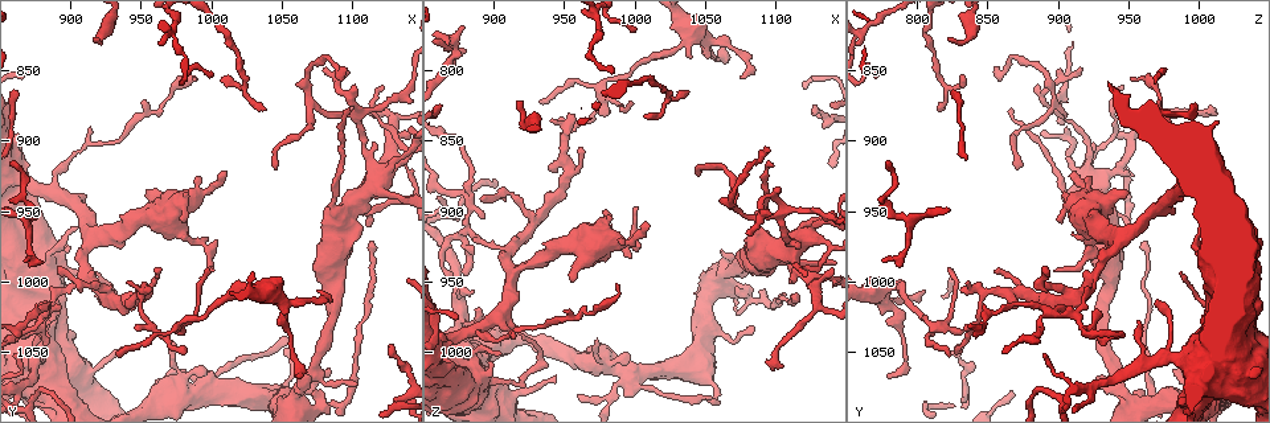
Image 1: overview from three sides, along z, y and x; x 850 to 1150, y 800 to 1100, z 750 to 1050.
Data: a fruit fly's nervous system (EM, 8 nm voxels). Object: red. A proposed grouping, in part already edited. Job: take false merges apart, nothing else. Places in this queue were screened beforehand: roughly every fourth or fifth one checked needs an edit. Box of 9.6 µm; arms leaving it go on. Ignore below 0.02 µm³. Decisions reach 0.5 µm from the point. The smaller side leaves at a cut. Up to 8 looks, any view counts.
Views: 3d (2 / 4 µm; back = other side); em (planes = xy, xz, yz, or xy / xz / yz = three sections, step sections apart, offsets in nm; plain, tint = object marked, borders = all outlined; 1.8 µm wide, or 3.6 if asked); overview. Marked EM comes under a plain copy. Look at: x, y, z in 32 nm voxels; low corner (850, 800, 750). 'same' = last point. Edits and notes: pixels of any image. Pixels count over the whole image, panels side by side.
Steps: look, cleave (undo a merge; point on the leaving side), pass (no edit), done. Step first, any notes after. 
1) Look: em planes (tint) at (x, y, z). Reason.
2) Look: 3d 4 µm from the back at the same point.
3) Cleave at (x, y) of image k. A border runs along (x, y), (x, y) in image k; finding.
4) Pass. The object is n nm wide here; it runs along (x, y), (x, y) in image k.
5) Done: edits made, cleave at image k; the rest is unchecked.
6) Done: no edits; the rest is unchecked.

Look: em planes (tint) at (1128, 892, 940). Touches itself.

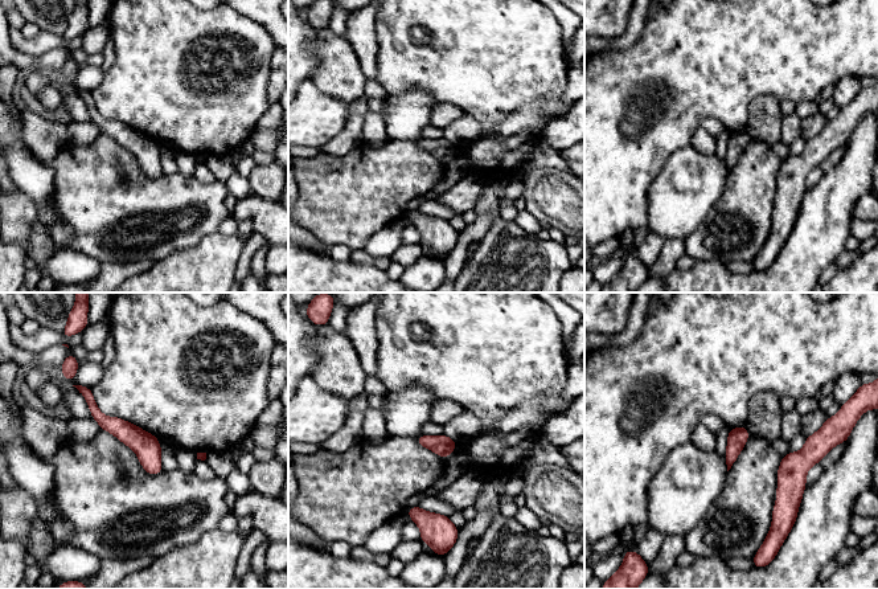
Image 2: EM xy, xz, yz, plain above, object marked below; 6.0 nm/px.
Pass. It runs along (82, 389), (94, 410), (159, 469) in image 2; one neuron here.

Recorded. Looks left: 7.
Look: em 3.6 µm planes (borders) at (982, 1064, 1034). Thick turns thin.

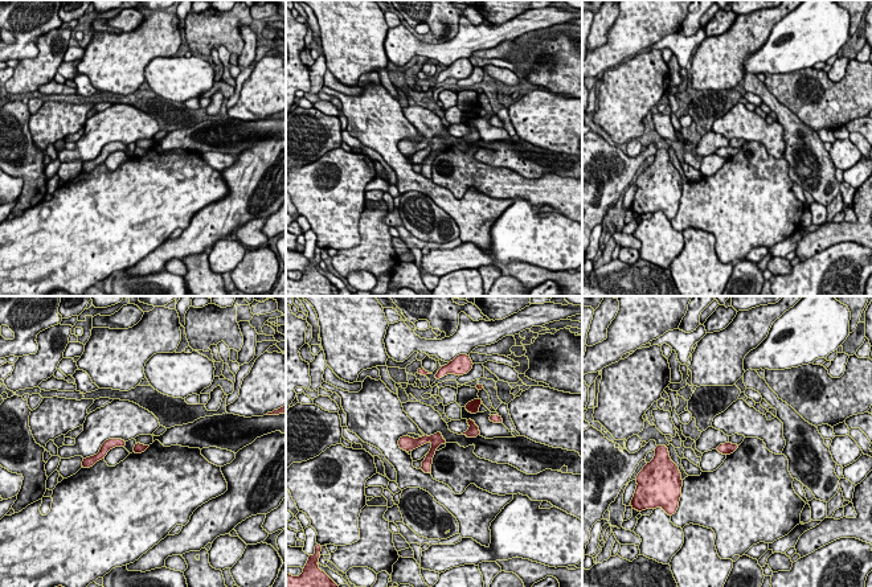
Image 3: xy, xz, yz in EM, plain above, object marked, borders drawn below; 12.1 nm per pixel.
Pass. One neuron here.

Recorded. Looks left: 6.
Look: 3d 2 µm at (914, 994, 928). Three-way junction.

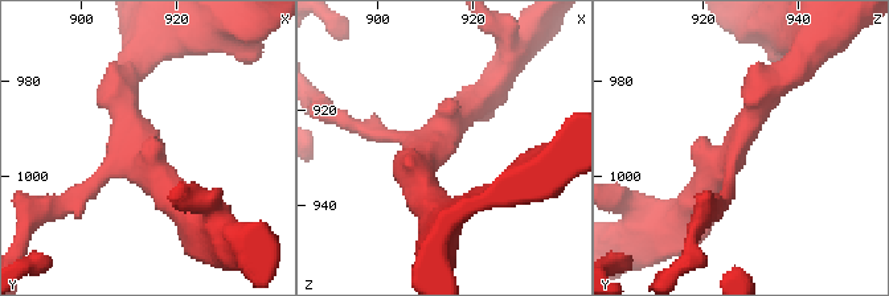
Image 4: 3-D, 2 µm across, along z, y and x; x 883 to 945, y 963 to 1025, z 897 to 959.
Look: em xy step 4 (tint) at (912, 994, 926). 3 arms meet here; need the tissue.

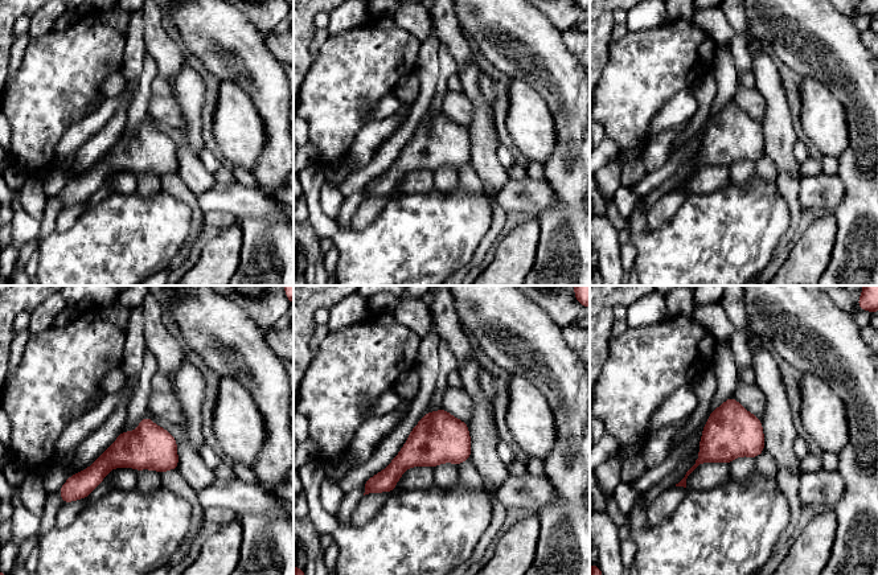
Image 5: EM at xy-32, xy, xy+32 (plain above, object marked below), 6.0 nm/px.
Pass. One neuron here.

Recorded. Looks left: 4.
Done: no edits; the rest is unchecked.

